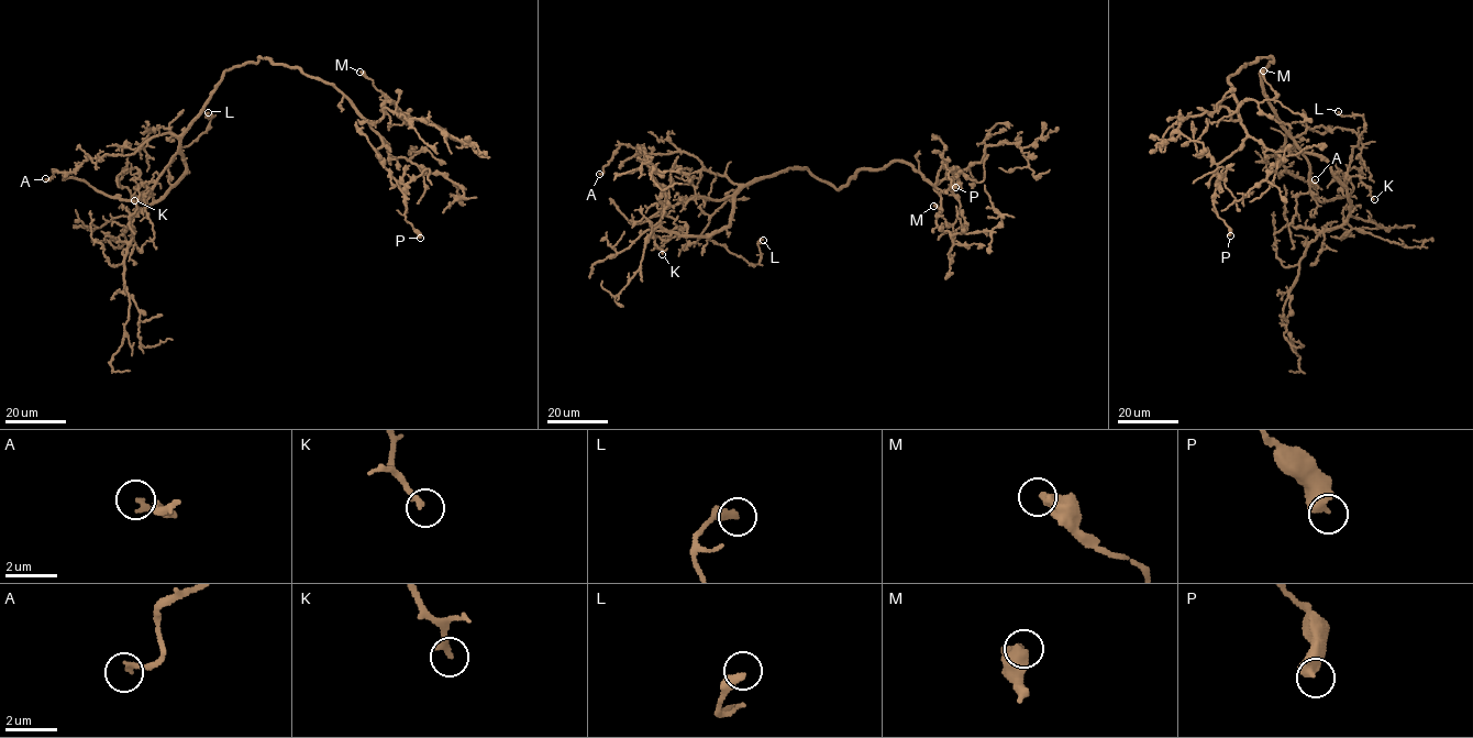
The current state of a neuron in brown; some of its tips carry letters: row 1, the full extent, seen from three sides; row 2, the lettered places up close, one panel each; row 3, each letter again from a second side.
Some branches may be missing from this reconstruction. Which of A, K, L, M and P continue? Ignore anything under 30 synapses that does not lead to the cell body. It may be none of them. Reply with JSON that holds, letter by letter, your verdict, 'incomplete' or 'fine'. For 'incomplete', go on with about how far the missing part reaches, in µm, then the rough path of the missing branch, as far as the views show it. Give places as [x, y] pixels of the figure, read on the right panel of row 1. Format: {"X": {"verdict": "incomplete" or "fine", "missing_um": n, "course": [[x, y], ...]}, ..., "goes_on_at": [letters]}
{"A": {"verdict": "fine"}, "K": {"verdict": "fine"}, "L": {"verdict": "fine"}, "M": {"verdict": "fine"}, "P": {"verdict": "fine"}, "goes_on_at": []}

